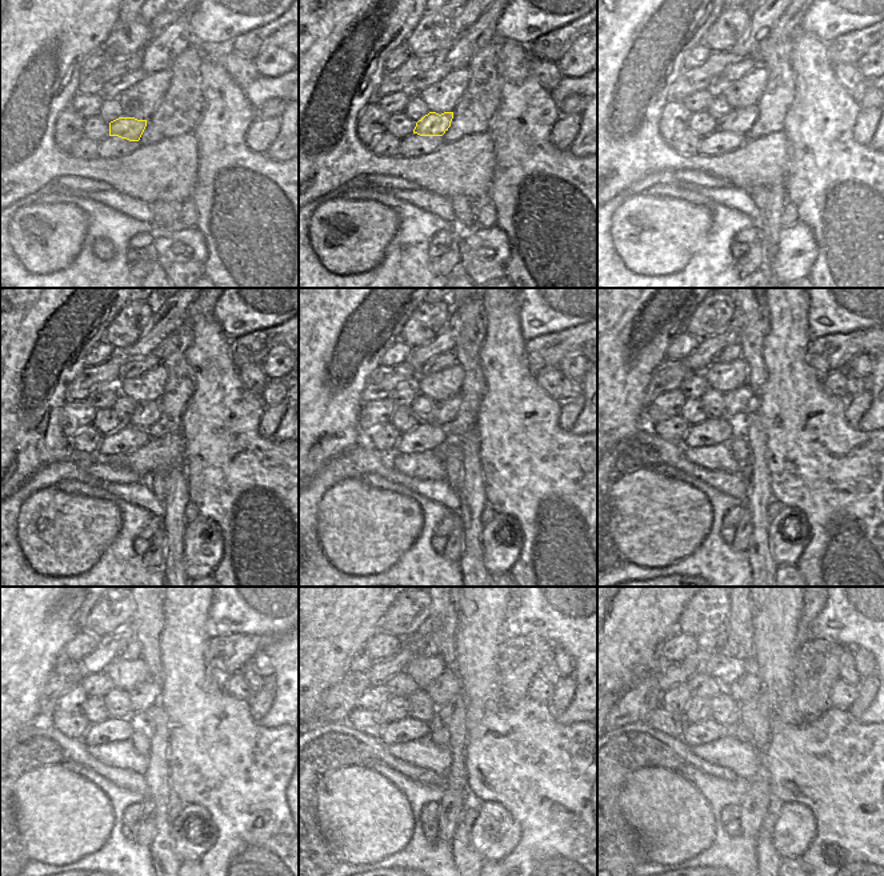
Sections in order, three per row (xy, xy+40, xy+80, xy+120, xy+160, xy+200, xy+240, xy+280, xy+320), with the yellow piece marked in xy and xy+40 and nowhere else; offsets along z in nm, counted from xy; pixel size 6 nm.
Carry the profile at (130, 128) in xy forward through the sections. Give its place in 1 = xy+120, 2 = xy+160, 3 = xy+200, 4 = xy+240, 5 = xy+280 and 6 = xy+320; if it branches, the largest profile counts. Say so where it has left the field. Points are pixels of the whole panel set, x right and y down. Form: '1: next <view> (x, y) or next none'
1: next xy+120 (144, 415)
2: next xy+160 (443, 414)
3: next xy+200 (738, 402)
4: next xy+240 (146, 694)
5: next xy+280 (440, 691)
6: next xy+320 (750, 684)

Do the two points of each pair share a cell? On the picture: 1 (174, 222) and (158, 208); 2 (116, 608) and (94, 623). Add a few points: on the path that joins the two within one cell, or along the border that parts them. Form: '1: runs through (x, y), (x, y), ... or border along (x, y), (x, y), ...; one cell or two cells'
1: runs through (170, 219), (162, 211); one cell
2: runs through (111, 614), (99, 623); one cell

